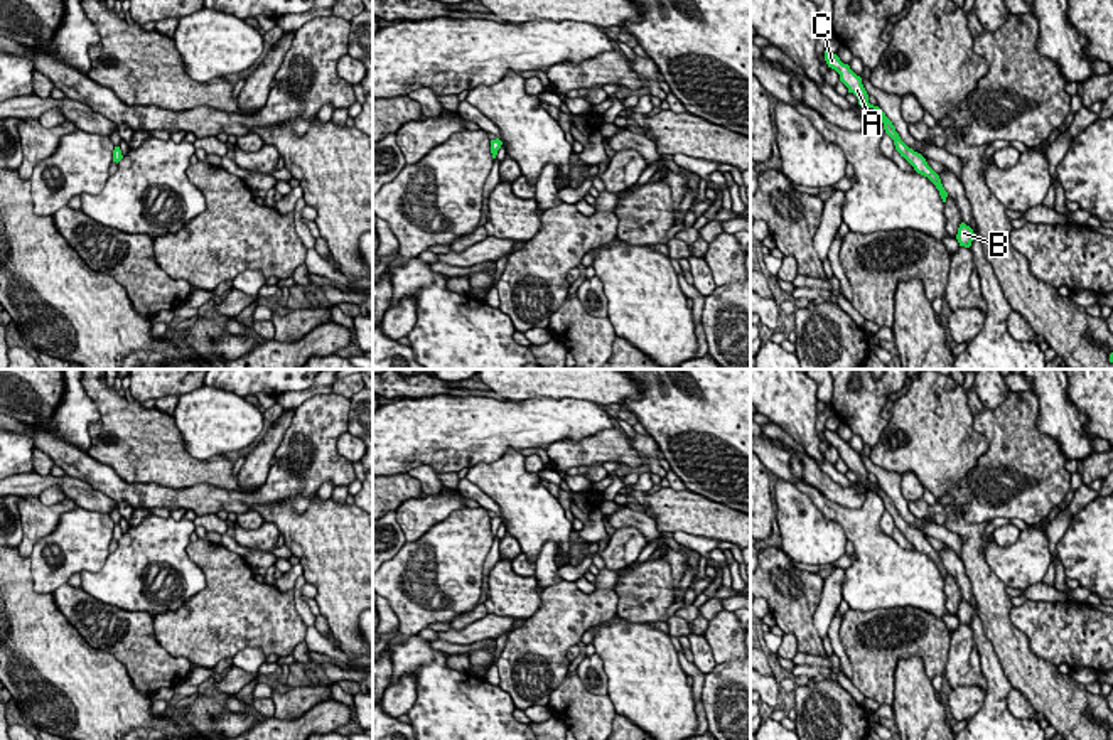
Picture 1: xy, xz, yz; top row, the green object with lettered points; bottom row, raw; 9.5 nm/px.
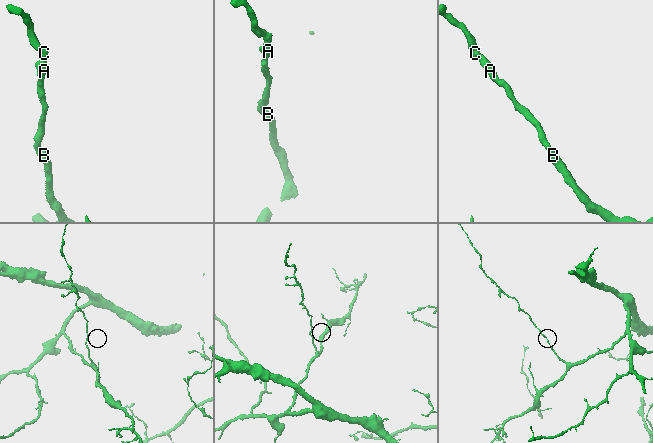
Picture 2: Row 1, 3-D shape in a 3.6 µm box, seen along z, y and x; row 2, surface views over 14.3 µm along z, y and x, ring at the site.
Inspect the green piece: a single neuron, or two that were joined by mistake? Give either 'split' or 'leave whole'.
split

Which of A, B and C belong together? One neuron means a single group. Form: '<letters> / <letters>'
A C / B

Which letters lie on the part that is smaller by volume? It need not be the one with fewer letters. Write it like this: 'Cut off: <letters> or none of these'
Cut off: A, C

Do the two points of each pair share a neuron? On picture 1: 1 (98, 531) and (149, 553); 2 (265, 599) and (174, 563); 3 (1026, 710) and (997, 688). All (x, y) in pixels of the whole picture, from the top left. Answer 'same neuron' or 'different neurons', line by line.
1: different neurons
2: different neurons
3: different neurons

